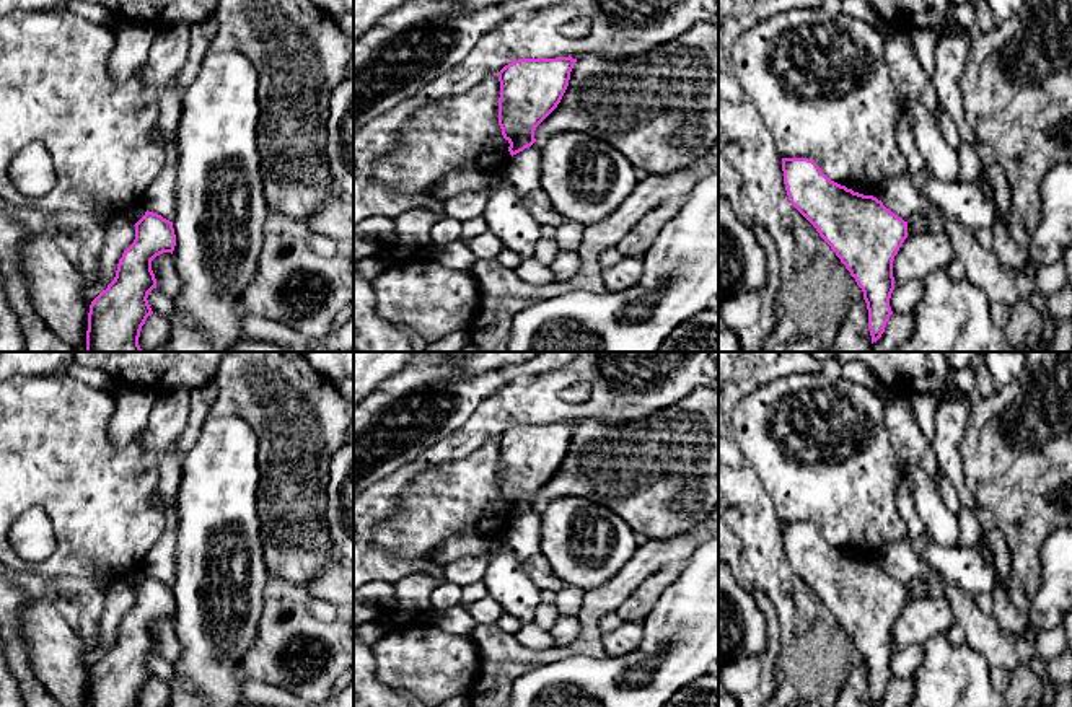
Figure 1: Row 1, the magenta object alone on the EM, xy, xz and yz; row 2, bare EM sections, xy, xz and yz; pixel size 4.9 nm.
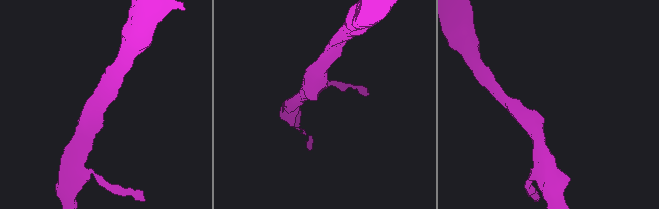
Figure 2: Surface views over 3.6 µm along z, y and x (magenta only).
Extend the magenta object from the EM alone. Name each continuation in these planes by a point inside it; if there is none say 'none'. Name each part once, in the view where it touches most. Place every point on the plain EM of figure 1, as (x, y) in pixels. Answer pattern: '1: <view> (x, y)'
none

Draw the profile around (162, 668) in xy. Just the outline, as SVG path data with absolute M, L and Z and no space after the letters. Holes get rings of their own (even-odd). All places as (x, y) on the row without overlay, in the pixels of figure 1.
M156 652L156 653L153 653L148 658L147 665L148 665L148 670L150 670L153 678L171 684L171 679L174 676L174 665L173 665L173 661L169 661L168 658L165 658L163 655L160 655Z

